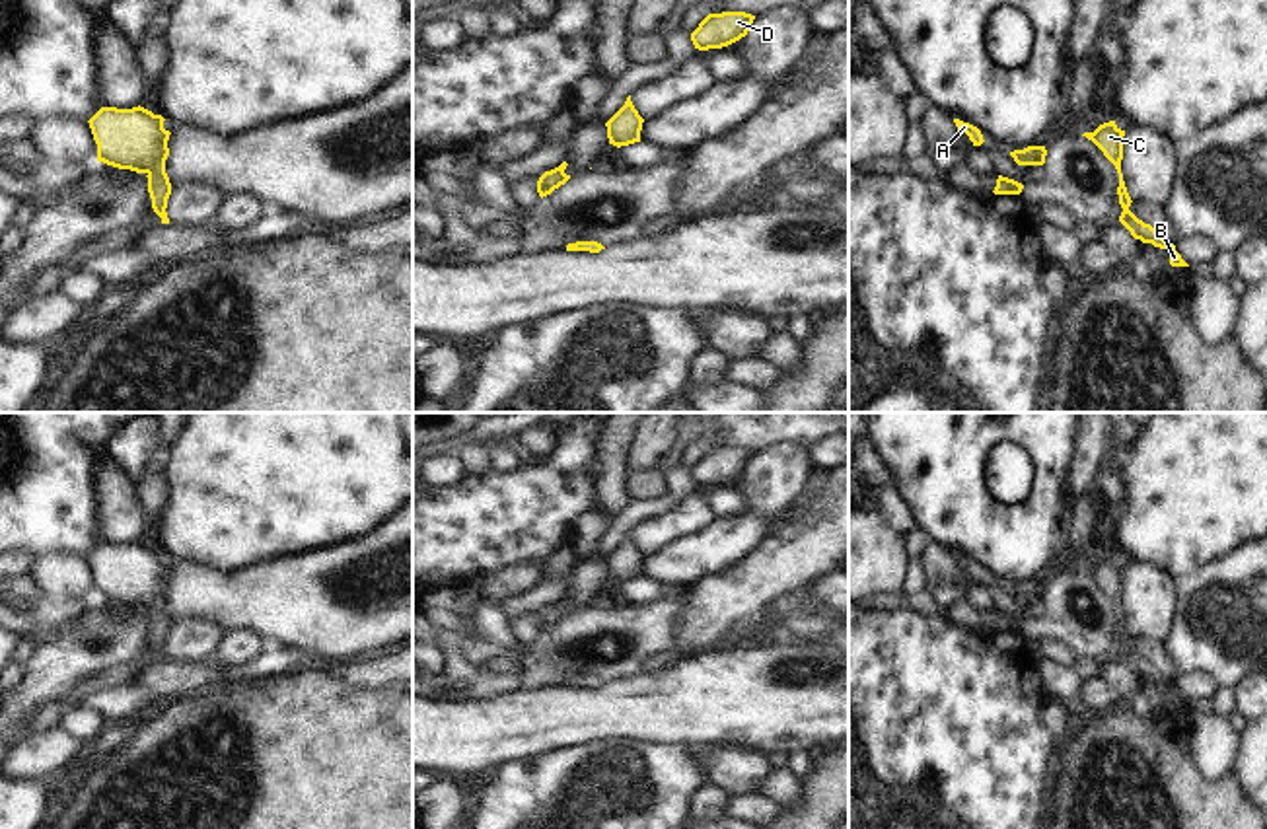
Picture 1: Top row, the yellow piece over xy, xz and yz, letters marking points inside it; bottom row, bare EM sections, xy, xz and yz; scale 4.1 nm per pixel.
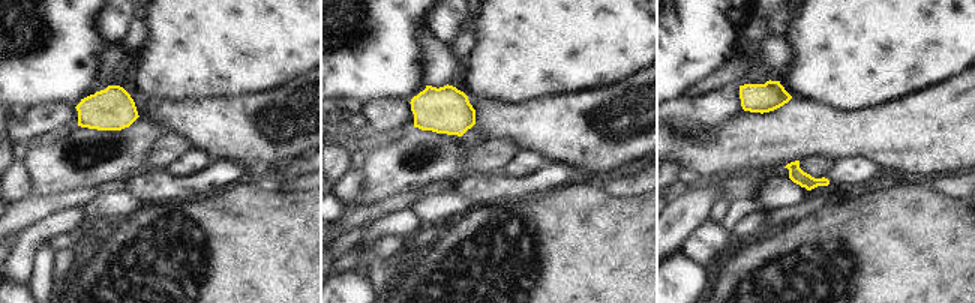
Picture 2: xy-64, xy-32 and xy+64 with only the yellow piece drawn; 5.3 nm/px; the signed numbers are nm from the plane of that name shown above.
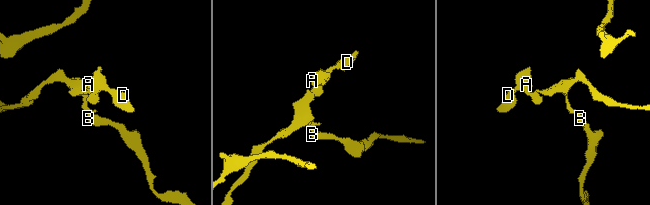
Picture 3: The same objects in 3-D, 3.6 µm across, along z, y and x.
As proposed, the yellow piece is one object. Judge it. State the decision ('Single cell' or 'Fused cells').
Single cell.

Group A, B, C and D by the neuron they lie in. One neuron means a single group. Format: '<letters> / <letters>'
A B C D

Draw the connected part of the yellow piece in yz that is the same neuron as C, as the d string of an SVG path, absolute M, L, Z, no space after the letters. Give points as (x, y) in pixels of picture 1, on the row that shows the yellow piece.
M1115 121L1100 125L1094 132L1084 132L1088 140L1092 140L1104 156L1115 165L1119 173L1119 204L1123 208L1119 222L1131 232L1135 239L1140 239L1142 243L1152 243L1154 247L1166 249L1170 253L1170 265L1172 267L1189 267L1181 255L1176 251L1176 245L1166 241L1150 224L1144 224L1139 220L1131 210L1131 197L1127 193L1123 173L1121 173L1121 160L1123 160L1123 136L1125 130L1121 130Z

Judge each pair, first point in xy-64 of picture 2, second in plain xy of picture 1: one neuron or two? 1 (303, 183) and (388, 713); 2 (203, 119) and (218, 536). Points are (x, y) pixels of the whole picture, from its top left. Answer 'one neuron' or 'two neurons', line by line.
1: two neurons
2: two neurons

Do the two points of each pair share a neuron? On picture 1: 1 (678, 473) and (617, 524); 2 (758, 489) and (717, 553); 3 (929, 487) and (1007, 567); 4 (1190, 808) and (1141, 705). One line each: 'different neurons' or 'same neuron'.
1: same neuron
2: same neuron
3: same neuron
4: different neurons

